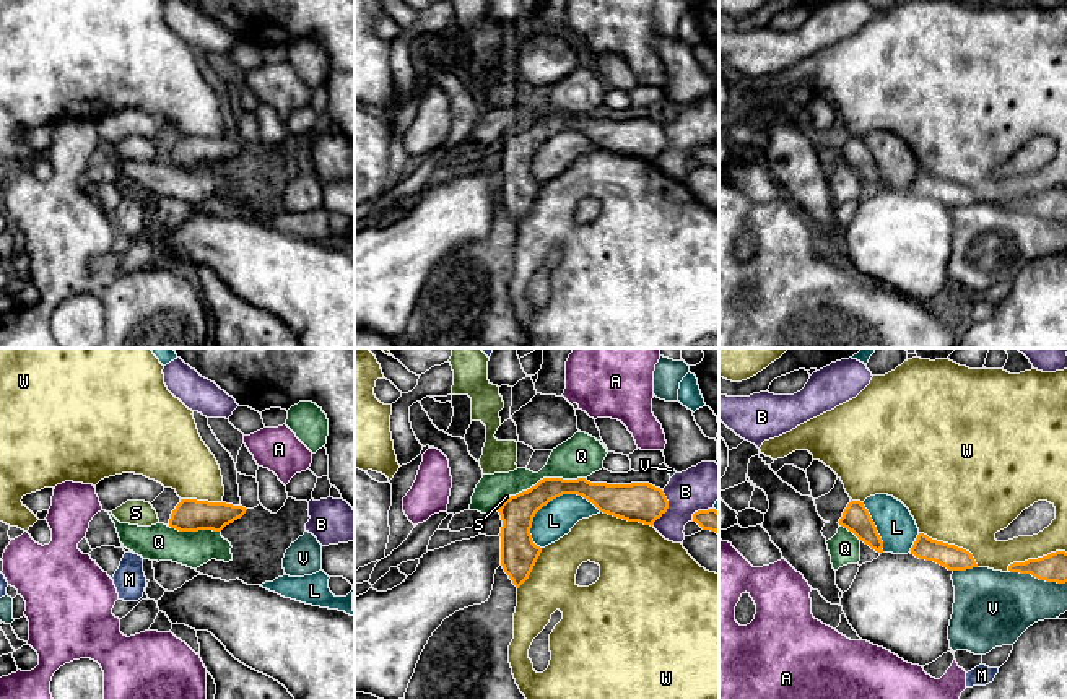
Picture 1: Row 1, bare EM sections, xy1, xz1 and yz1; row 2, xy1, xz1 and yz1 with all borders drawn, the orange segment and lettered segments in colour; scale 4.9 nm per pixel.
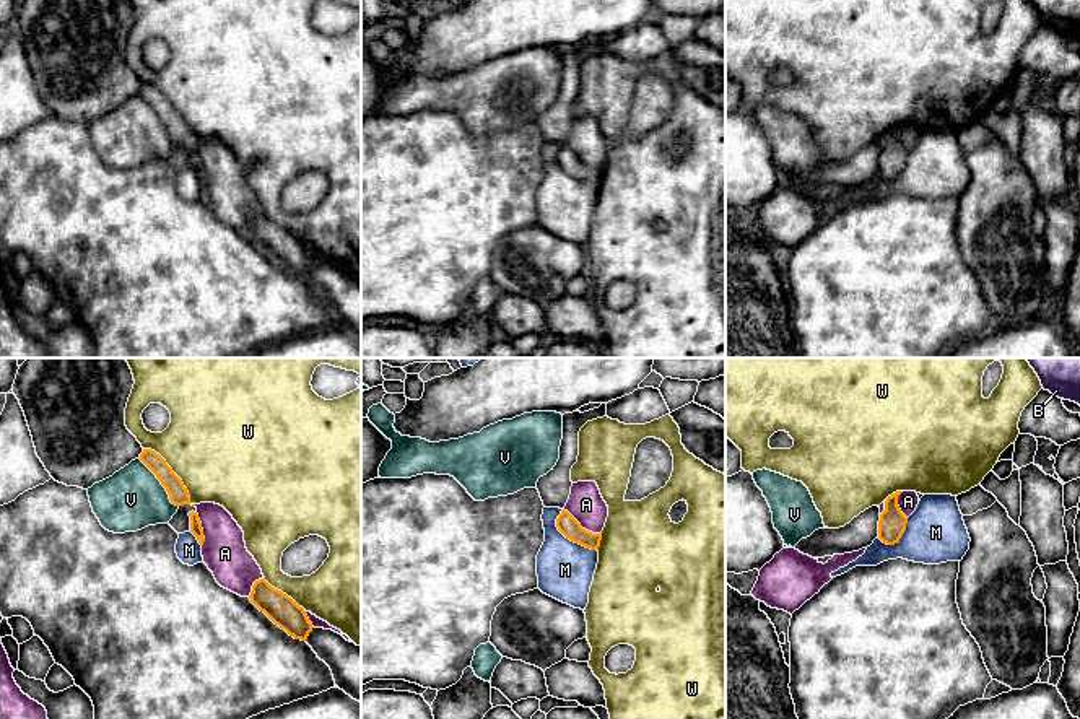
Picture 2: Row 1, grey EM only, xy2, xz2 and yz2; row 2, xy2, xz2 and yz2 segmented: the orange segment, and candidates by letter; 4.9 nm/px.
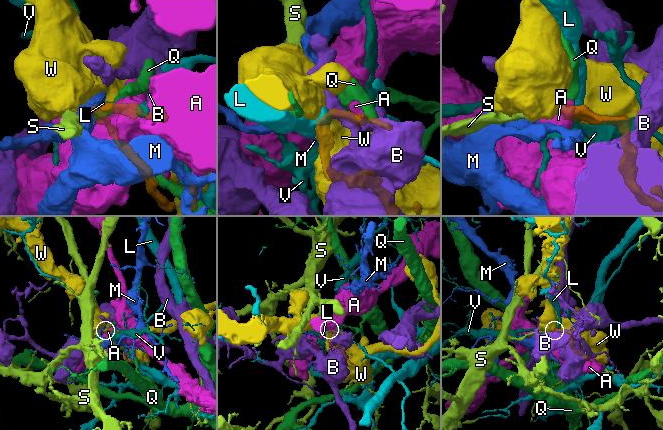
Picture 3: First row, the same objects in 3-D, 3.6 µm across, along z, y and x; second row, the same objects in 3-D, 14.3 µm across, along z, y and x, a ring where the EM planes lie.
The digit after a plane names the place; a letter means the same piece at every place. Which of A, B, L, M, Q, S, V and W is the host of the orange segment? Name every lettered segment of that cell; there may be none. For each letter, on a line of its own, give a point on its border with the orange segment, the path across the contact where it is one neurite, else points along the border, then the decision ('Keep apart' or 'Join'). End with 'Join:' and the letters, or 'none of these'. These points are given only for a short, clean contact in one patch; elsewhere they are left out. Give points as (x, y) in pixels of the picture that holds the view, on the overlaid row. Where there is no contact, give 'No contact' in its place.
A: Touches orange at xz2 (581, 527). Keep apart
B: Touches orange at xz1 (667, 507). Boundary: xz1 (662, 490), (667, 509), (651, 525). Keep apart
L: Touches orange at xz1 (555, 498). Keep apart
M: Touches orange at xz2 (568, 537). Boundary: xz2 (561, 509), (557, 527), (571, 540), (597, 552). Keep apart
Q: Touches orange at xz1 (547, 478). Boundary: xz1 (584, 477), (540, 478), (511, 496). Keep apart
S: Touches orange at xz1 (509, 498). Path across: xz1 (518, 512), (509, 498), (506, 496). Join
V: Touches orange at yz1 (1038, 577). Keep apart
W: Touches orange at xy2 (173, 472). Keep apart
Join: S

